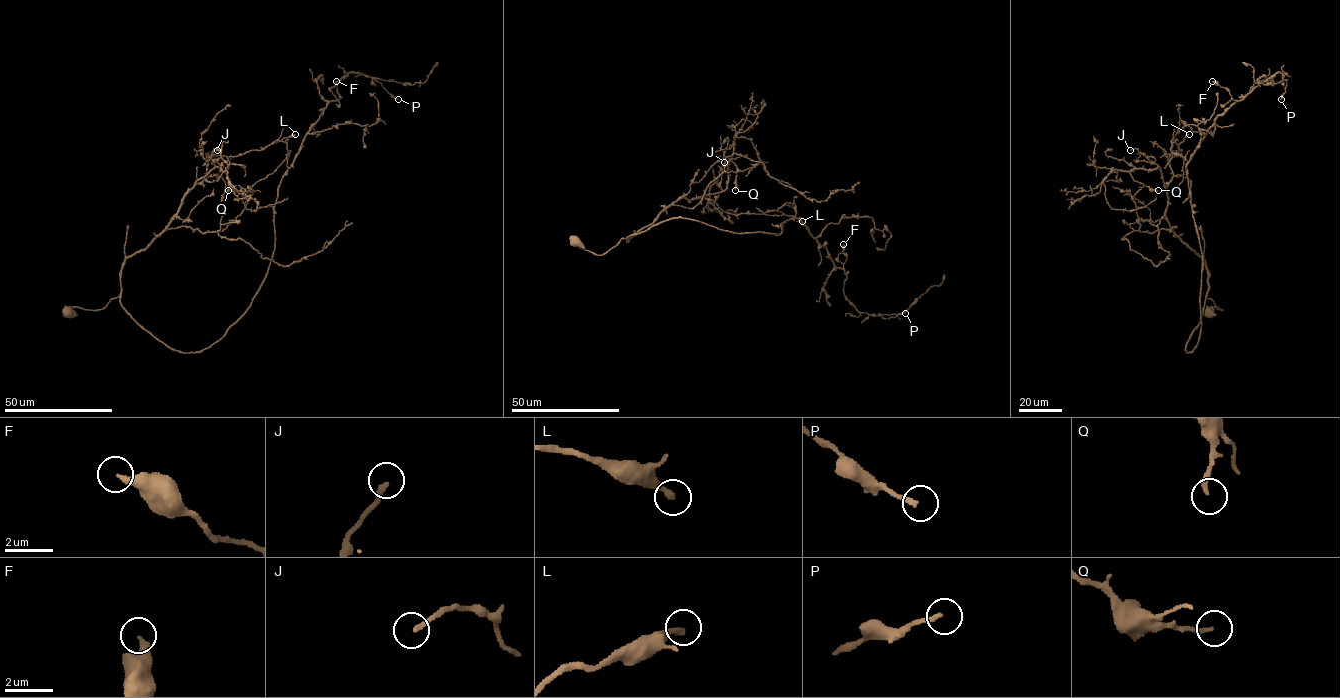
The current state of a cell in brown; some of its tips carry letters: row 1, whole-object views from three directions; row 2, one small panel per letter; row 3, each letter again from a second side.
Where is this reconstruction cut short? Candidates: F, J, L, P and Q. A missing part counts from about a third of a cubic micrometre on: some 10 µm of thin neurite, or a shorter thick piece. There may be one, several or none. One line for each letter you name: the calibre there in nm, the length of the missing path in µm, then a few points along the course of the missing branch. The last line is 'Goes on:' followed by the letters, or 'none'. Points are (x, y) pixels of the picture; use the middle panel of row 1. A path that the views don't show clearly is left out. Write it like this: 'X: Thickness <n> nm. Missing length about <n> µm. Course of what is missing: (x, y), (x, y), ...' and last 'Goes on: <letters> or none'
P: Thickness 190 nm. Missing length about 7 µm
Goes on: P

